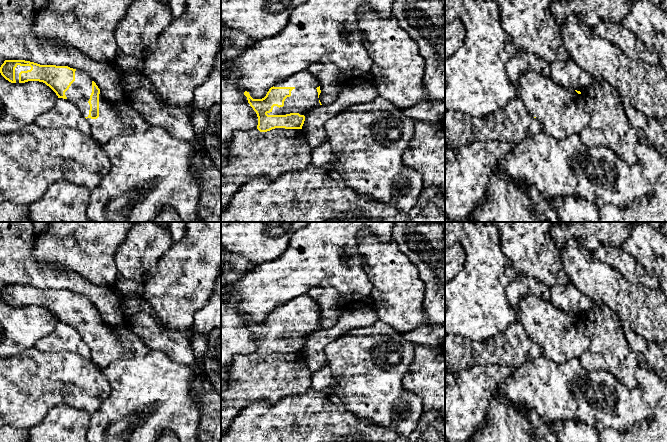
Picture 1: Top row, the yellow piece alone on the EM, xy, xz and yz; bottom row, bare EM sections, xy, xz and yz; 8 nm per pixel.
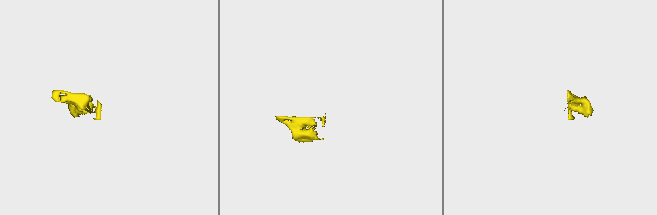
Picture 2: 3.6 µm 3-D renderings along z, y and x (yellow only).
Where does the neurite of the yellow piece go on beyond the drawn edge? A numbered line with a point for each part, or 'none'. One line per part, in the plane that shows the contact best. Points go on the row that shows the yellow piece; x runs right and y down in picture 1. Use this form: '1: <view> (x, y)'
1: xz (304, 98)

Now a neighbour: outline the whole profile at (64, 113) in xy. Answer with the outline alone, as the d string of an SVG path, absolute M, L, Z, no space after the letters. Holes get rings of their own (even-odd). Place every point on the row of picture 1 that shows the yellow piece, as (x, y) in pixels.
M58 98L55 105L46 113L40 115L34 123L47 129L68 127L81 132L91 132L90 125L83 114L72 102L63 98Z

